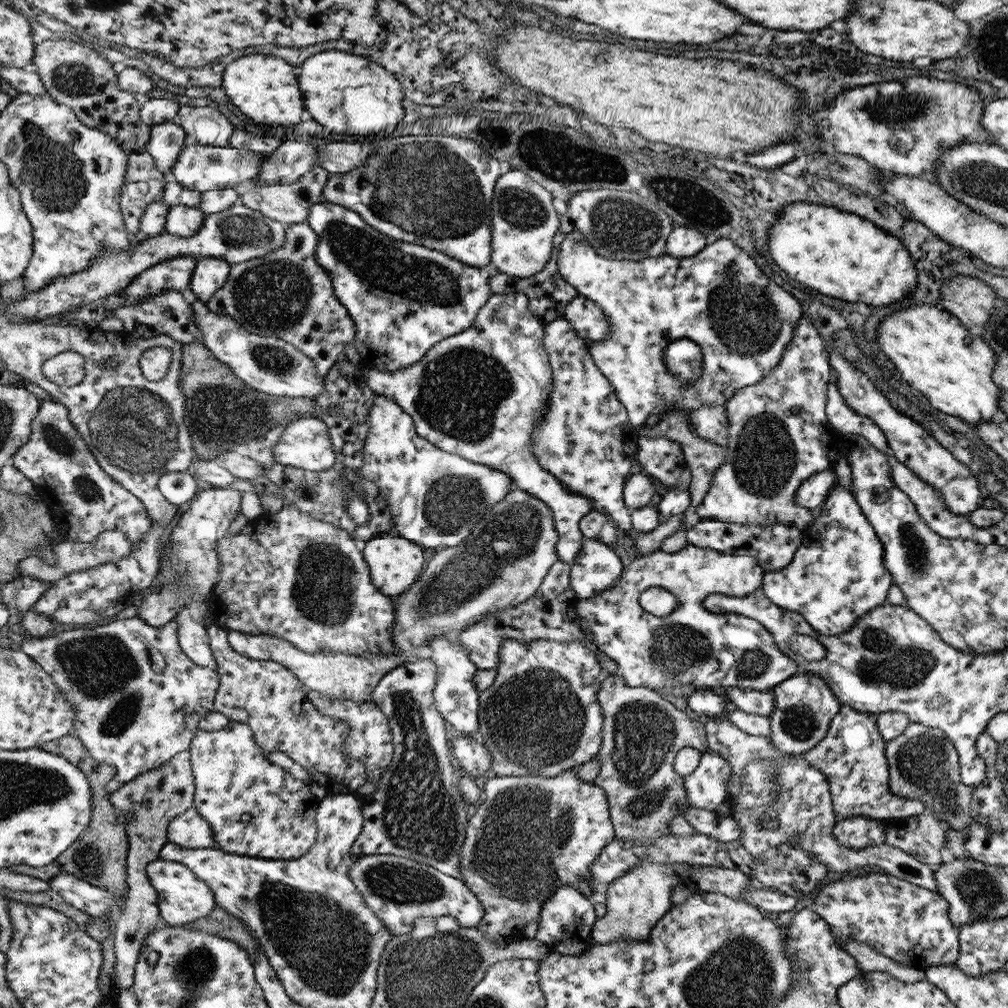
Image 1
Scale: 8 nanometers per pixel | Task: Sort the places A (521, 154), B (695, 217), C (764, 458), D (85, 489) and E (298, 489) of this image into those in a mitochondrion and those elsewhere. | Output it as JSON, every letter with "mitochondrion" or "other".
{"A":"mitochondrion","B":"other","C":"mitochondrion","D":"mitochondrion","E":"other"}

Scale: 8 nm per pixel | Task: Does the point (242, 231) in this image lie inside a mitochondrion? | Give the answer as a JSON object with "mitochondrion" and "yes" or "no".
{"mitochondrion":"yes"}

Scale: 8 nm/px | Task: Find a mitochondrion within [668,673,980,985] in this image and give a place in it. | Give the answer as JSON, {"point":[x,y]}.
{"point":[922,761]}

